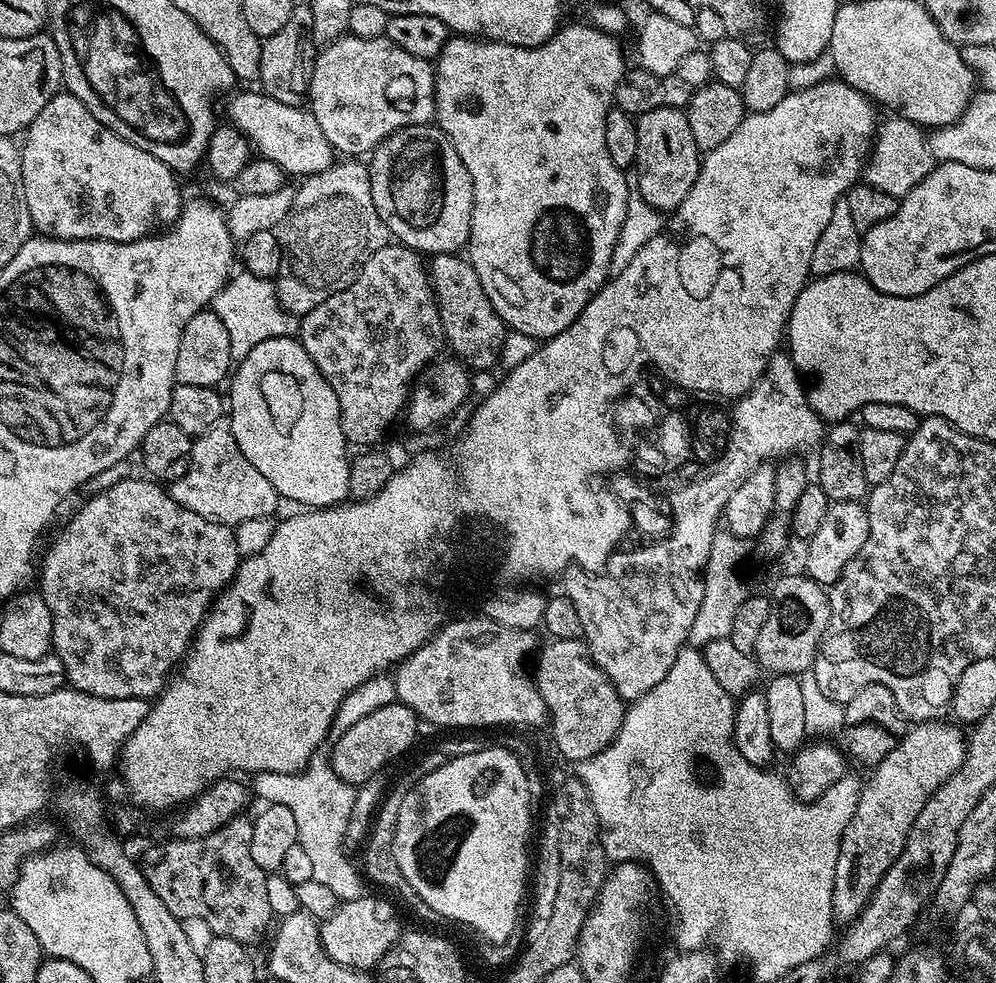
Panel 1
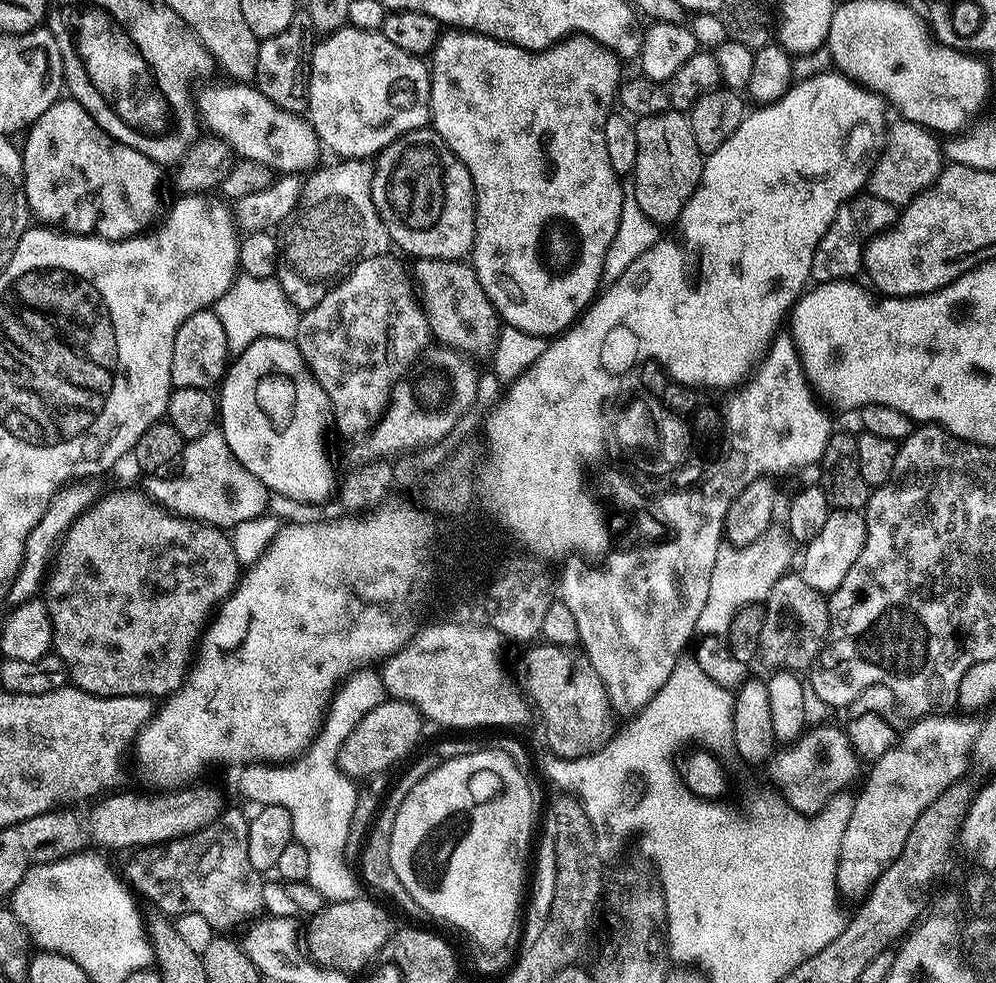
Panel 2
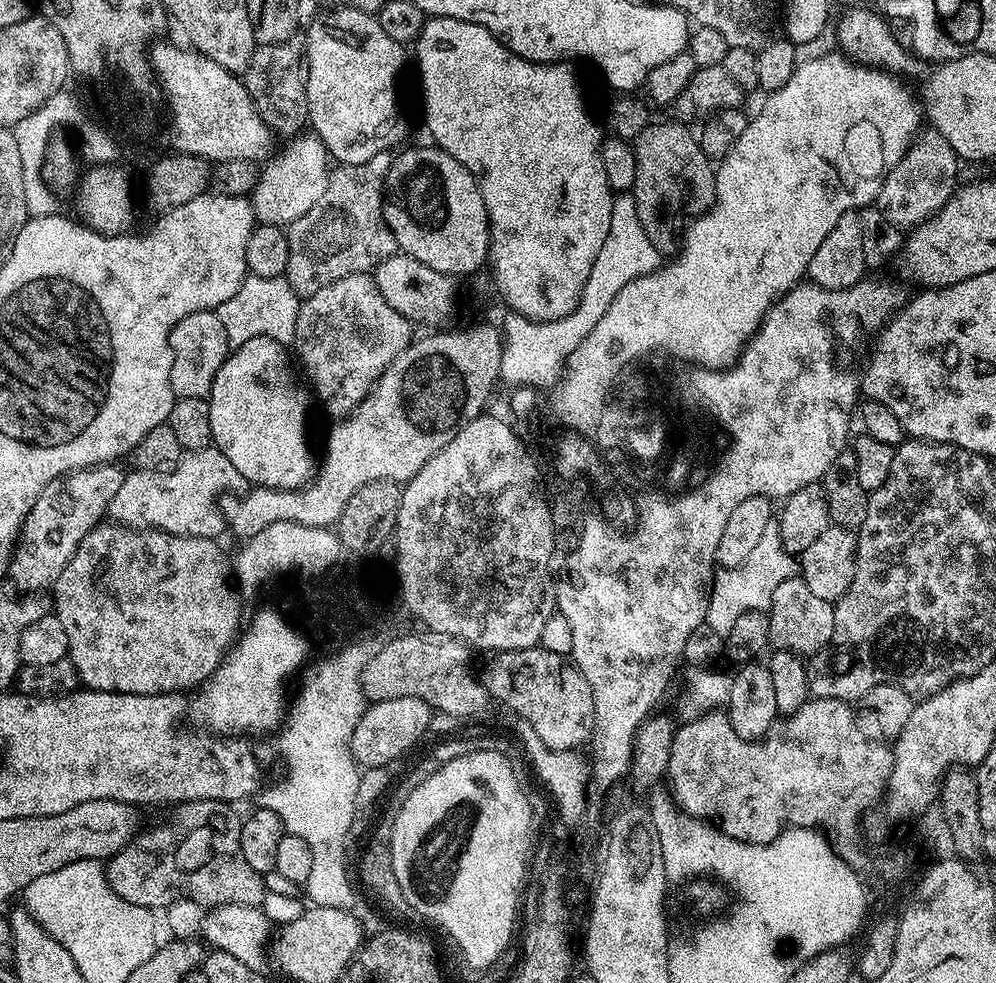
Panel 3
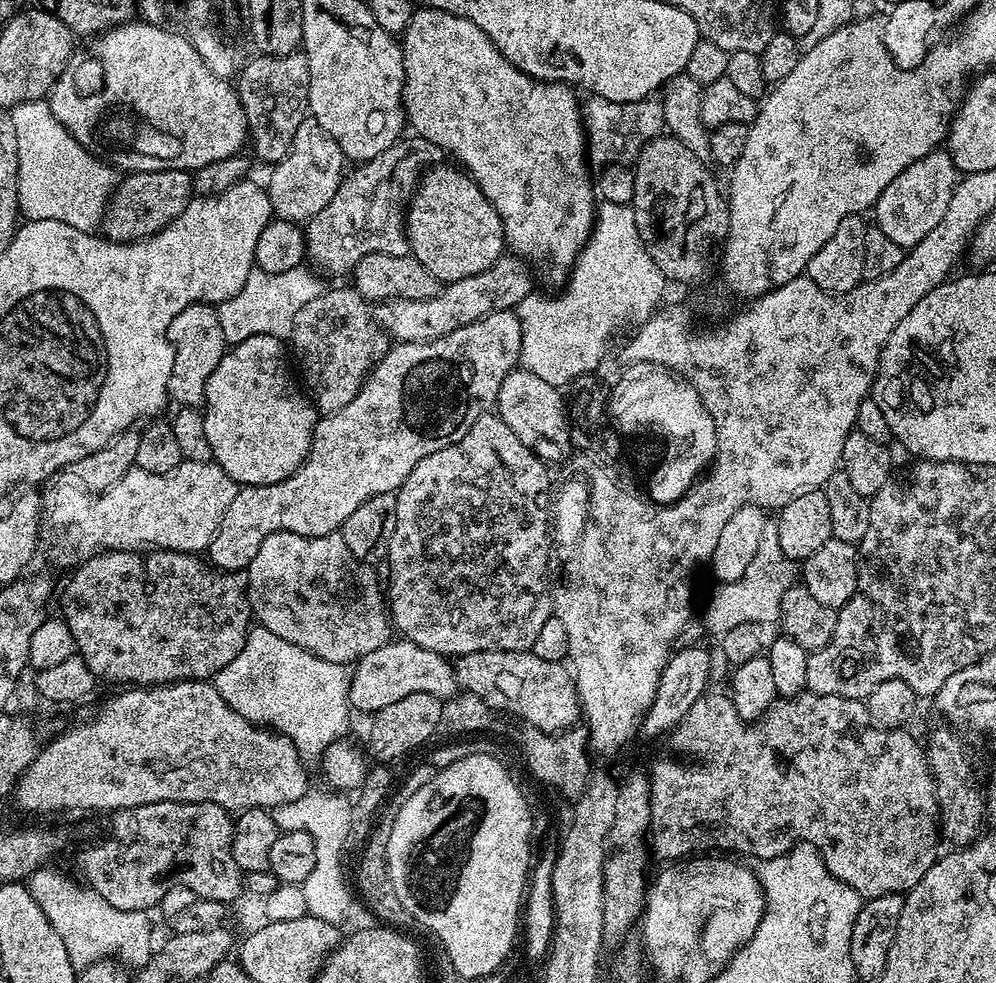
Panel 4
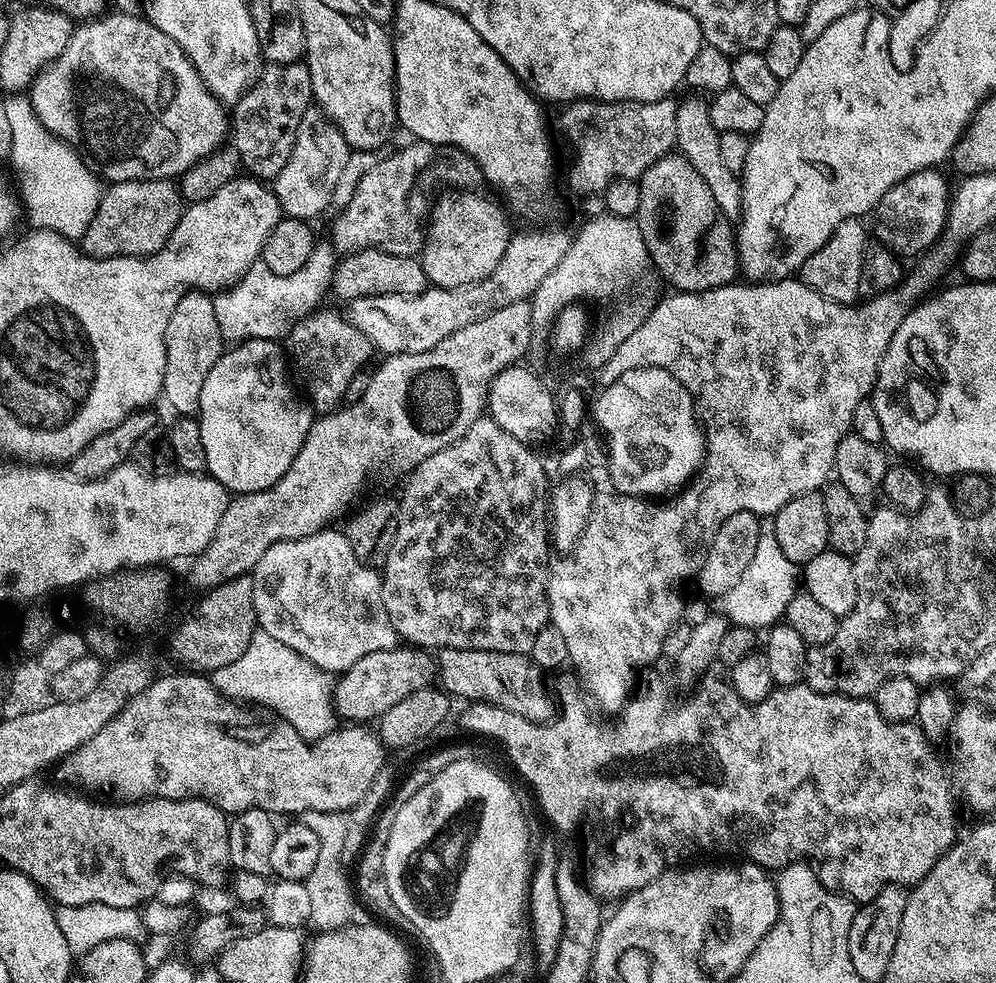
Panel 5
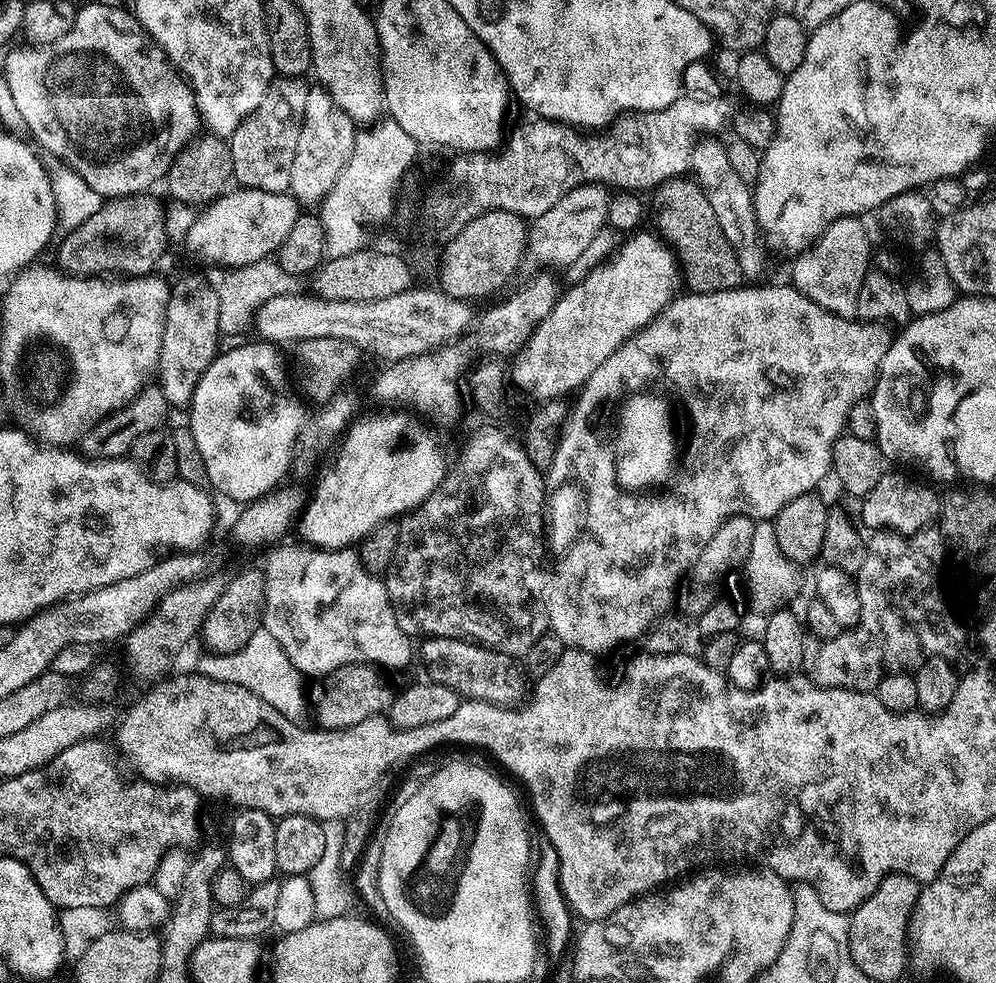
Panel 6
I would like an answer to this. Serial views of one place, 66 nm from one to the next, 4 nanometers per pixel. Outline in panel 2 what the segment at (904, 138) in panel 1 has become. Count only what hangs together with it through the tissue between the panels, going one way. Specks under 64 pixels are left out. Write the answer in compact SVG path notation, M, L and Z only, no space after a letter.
M898 120L889 127L888 142L877 165L870 170L868 190L882 200L903 208L931 188L944 167L943 149L939 140L920 124Z

